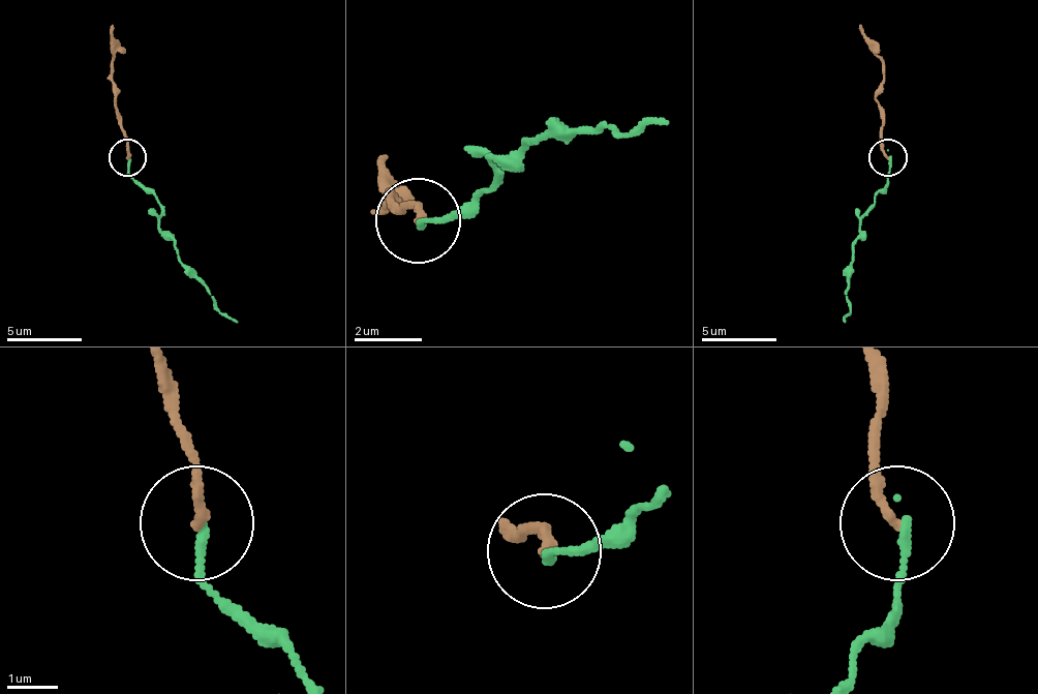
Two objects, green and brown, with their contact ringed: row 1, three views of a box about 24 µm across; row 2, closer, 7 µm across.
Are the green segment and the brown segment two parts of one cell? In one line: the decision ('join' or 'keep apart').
keep apart

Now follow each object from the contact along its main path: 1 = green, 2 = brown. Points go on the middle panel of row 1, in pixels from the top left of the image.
1: (420, 227), (488, 192), (488, 158), (522, 142), (599, 124), (633, 132), (666, 116)
2: (420, 218), (394, 192), (386, 209), (377, 158)

